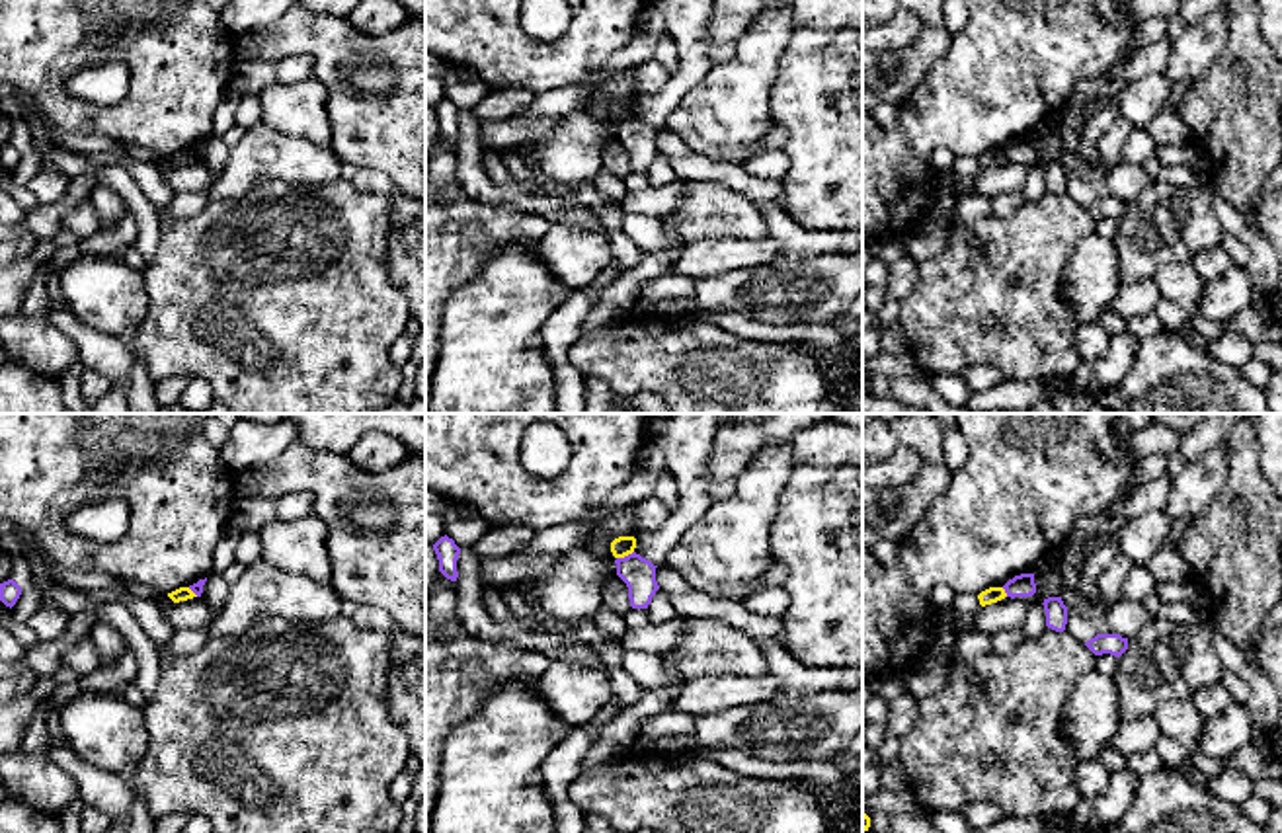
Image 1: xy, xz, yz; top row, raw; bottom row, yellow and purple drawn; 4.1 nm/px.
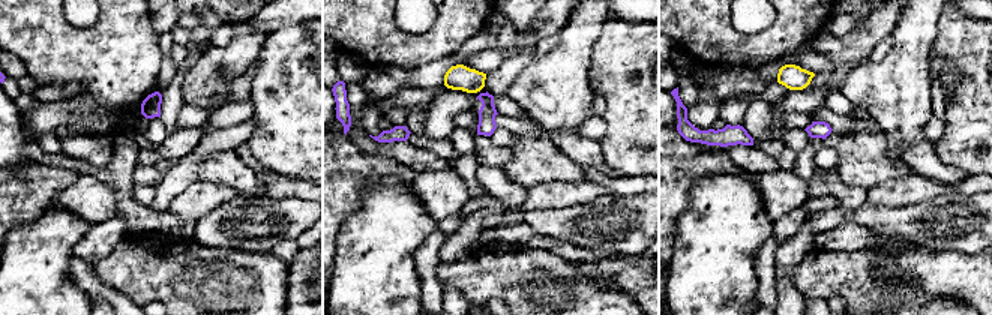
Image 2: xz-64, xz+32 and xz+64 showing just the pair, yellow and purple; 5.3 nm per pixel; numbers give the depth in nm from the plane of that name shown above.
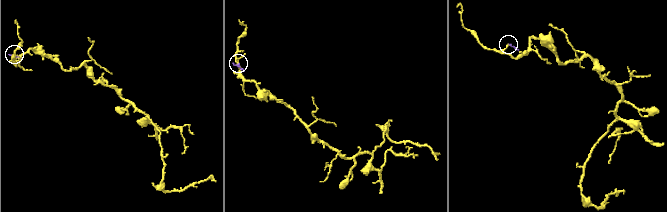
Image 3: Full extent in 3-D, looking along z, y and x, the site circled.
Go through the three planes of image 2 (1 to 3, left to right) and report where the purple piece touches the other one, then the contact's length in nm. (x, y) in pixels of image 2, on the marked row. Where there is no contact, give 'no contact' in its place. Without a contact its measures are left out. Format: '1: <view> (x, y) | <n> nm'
1: no contact
2: no contact
3: no contact

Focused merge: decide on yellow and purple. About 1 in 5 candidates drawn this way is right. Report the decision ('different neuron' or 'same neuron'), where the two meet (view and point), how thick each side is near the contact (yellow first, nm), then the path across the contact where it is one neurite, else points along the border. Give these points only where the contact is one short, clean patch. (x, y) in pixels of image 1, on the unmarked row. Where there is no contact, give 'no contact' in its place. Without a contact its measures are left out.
different neuron | xz (625, 118) | 90/140 nm | along xz (633, 114), (617, 121)

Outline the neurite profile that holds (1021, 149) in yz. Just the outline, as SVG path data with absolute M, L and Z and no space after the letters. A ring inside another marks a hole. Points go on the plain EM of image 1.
M1021 137L1003 148L1007 160L1030 160L1036 156L1034 137Z

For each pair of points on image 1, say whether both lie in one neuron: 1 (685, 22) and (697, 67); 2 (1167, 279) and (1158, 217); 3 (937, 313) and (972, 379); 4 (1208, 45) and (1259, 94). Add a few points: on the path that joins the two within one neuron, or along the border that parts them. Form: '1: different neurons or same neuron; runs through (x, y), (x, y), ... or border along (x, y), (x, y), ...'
1: same neuron; runs through (691, 34), (693, 55)
2: different neurons; border along (1191, 262), (1163, 262), (1152, 277)
3: different neurons; border along (961, 373), (972, 365), (992, 365), (1005, 379)
4: different neurons; border along (1226, 20), (1228, 41), (1195, 82)

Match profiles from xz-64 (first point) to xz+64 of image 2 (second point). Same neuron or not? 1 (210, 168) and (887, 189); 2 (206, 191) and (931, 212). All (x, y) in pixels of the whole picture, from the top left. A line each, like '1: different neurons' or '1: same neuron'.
1: different neurons
2: different neurons

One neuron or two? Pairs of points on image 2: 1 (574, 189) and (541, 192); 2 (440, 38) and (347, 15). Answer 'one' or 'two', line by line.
1: one
2: one

